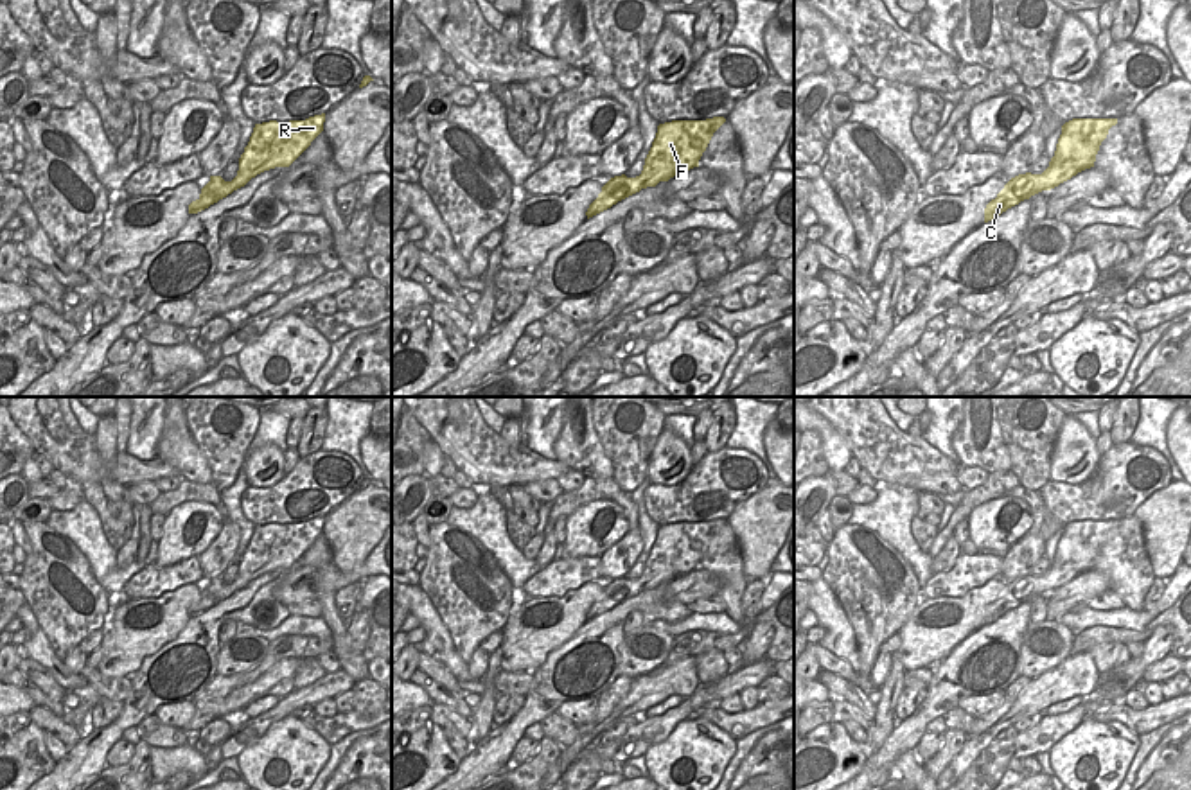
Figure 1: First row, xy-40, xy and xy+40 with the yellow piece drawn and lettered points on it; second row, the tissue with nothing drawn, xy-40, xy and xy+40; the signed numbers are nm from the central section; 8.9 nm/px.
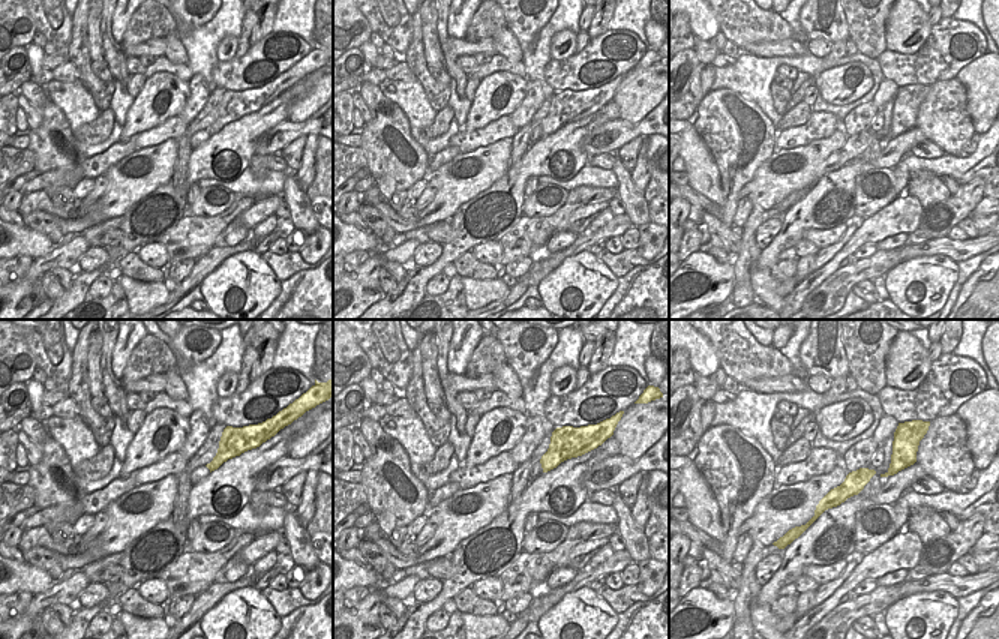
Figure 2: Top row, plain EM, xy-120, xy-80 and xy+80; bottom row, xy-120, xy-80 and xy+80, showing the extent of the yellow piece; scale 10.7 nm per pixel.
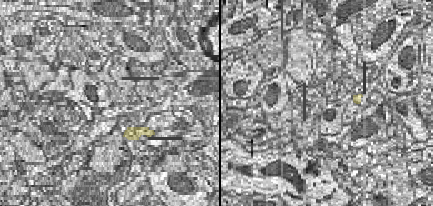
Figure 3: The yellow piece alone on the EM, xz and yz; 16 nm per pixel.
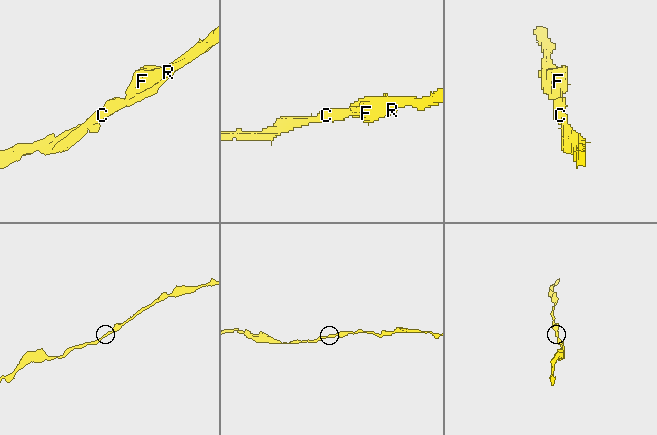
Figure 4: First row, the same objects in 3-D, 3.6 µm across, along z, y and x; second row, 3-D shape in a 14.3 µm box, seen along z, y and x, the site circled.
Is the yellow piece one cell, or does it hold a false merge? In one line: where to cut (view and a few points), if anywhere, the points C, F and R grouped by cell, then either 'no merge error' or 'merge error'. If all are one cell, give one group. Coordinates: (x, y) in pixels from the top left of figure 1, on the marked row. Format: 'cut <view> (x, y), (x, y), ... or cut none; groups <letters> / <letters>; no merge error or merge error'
cut none; groups C F R; no merge error

